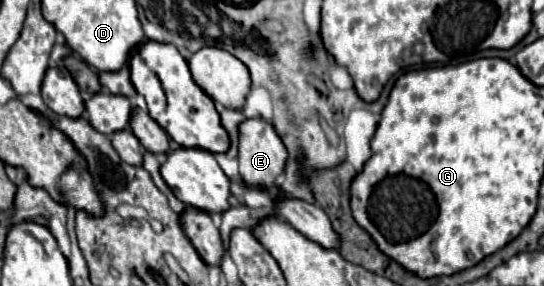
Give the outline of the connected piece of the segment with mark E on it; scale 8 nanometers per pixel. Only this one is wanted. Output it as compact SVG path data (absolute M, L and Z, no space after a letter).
M246 118L238 126L238 160L240 160L240 178L256 190L268 190L274 186L274 178L284 170L288 152L282 138L276 134L274 126L264 118Z

